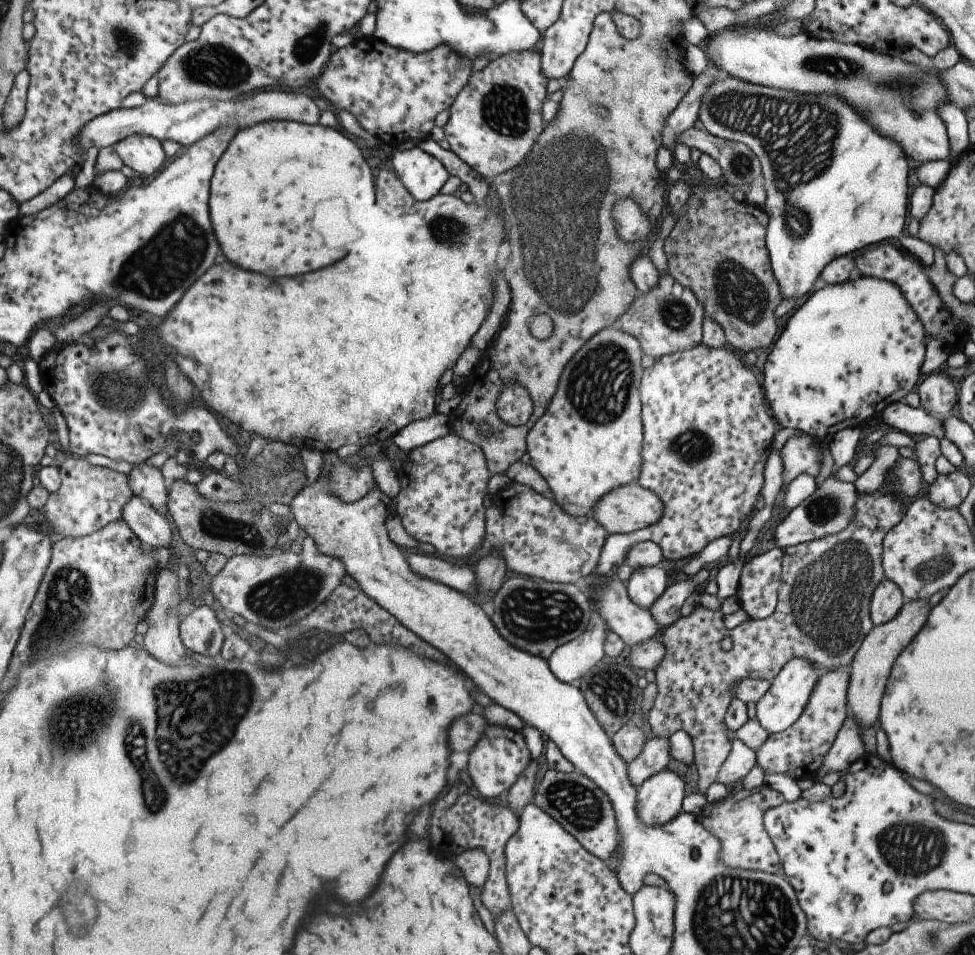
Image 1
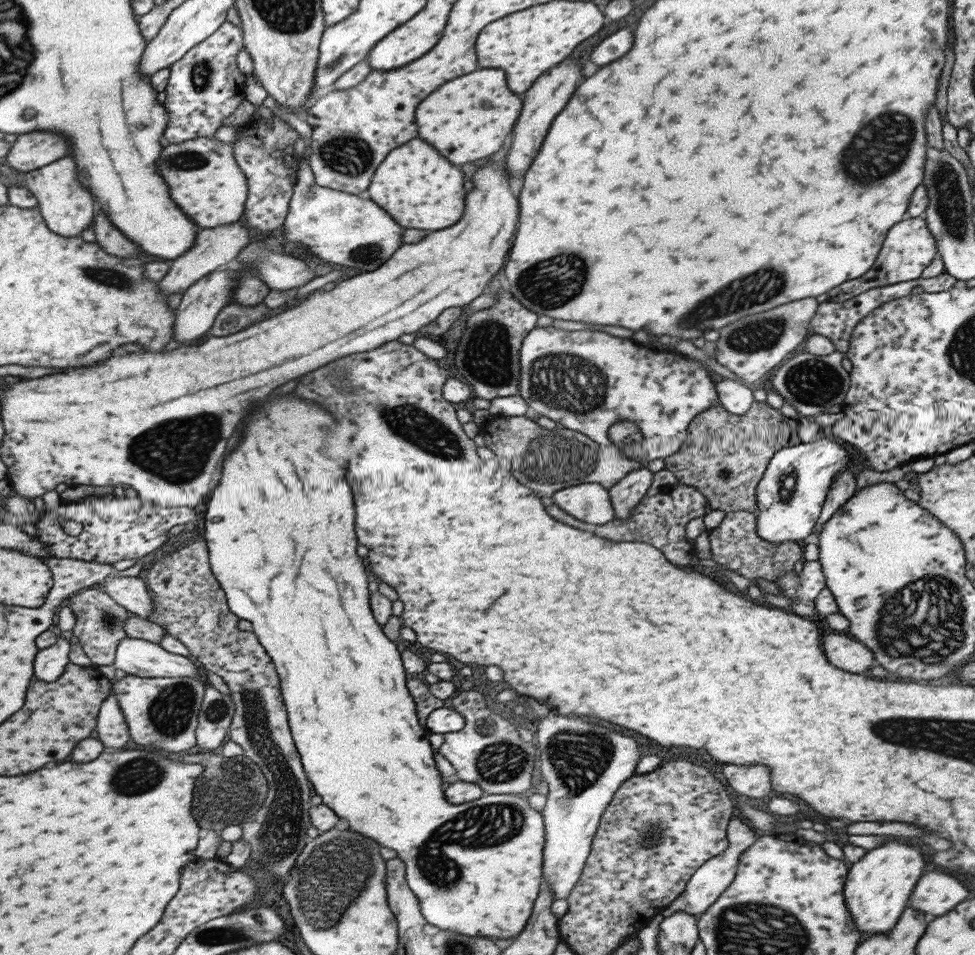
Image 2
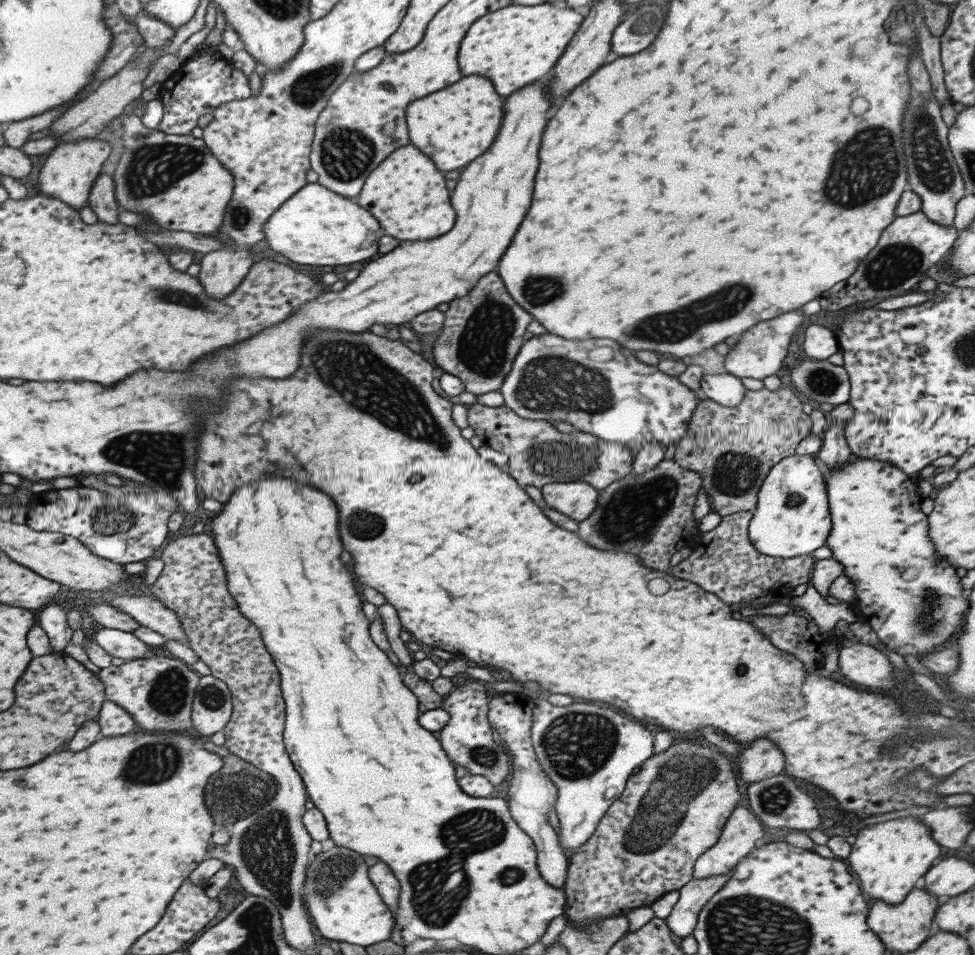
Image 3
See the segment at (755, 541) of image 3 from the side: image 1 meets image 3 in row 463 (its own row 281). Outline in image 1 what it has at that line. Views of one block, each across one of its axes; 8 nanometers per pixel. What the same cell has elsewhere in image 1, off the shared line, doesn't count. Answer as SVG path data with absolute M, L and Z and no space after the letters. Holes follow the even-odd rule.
M728 76L724 80L713 82L705 90L705 94L701 98L701 106L699 106L698 120L703 124L703 129L707 130L711 136L715 136L719 140L727 140L727 142L745 144L757 156L757 160L760 162L761 172L759 182L765 191L765 201L759 210L767 216L763 244L765 244L767 254L769 254L769 264L773 280L777 282L777 288L781 292L781 302L783 300L796 300L801 296L805 296L811 290L823 268L833 258L847 256L849 252L861 250L865 246L877 244L877 242L887 240L888 238L899 240L901 248L911 254L911 256L917 258L919 262L922 262L922 260L926 263L931 262L933 248L929 244L911 237L911 235L907 236L904 232L908 220L907 202L909 200L909 186L907 186L907 176L909 176L909 164L907 164L907 157L903 154L903 148L897 142L889 140L887 136L881 136L879 132L873 132L873 126L865 124L865 118L857 116L857 110L849 108L849 104L845 104L845 100L839 100L839 96L802 95L796 92L745 82L745 80Z

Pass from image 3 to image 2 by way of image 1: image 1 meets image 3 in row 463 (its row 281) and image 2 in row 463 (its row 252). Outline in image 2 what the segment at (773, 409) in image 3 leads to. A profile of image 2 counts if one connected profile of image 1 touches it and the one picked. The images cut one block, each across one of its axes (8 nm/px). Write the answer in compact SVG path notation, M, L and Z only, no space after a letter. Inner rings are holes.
M753 402L745 414L729 414L720 405L709 407L696 414L687 427L687 438L681 443L680 449L664 458L664 468L670 470L677 480L684 485L692 486L706 500L708 510L731 512L736 510L756 514L755 489L769 459L778 450L800 443L797 438L798 419L787 418L765 402Z

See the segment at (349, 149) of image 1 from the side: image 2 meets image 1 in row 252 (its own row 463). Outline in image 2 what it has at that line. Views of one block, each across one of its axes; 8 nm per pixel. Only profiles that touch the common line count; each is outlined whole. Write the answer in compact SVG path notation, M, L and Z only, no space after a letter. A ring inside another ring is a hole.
M279 396L275 400L265 400L255 410L249 412L245 418L245 430L241 436L239 446L225 456L221 468L219 486L210 491L209 501L206 502L204 516L204 541L208 550L208 563L211 574L216 578L220 589L224 592L226 605L231 614L241 620L247 620L259 644L270 656L275 672L278 674L281 698L285 707L288 729L295 749L299 754L299 761L303 766L303 773L307 777L313 794L321 797L321 804L331 809L338 818L345 818L349 830L358 832L375 840L379 846L397 852L397 858L405 867L405 883L418 900L419 912L425 922L450 930L463 936L495 936L495 938L511 938L517 936L527 924L531 916L534 900L537 898L542 883L542 848L544 845L544 826L541 812L529 808L529 796L519 797L512 794L484 794L475 800L461 804L449 804L444 797L444 784L439 775L431 746L428 742L427 731L416 717L415 703L409 694L405 681L405 670L402 665L400 651L397 645L383 635L381 628L371 616L367 604L367 576L361 564L361 558L355 554L357 542L353 534L353 498L351 490L343 480L345 464L351 454L349 440L337 440L335 426L329 414L315 404ZM323 430L331 434L321 434ZM469 812L469 813L468 813ZM463 814L466 814L463 816ZM469 817L469 818L468 818ZM469 819L469 826L465 826Z

